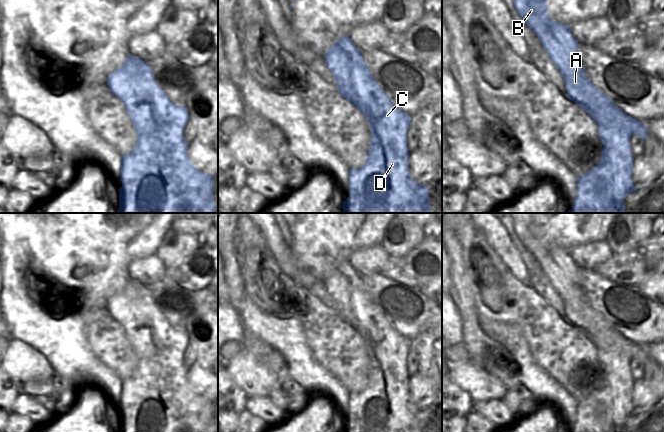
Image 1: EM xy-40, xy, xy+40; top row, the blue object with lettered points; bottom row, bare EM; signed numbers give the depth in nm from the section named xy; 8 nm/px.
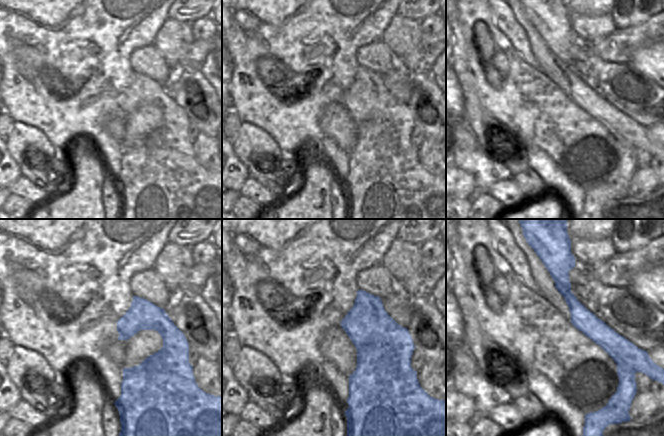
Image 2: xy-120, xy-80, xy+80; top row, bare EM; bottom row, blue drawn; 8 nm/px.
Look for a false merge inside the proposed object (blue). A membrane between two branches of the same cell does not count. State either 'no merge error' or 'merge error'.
merge error

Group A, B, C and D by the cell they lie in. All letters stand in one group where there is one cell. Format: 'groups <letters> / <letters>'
groups A C D / B

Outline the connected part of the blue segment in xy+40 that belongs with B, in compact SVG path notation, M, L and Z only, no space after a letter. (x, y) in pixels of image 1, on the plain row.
M515 213L515 231L525 248L537 259L551 285L563 290L571 280L581 288L571 250L549 243L547 223L554 213Z

